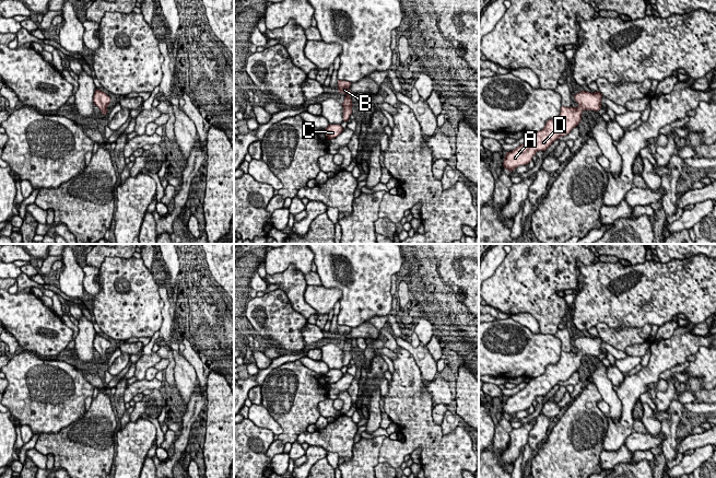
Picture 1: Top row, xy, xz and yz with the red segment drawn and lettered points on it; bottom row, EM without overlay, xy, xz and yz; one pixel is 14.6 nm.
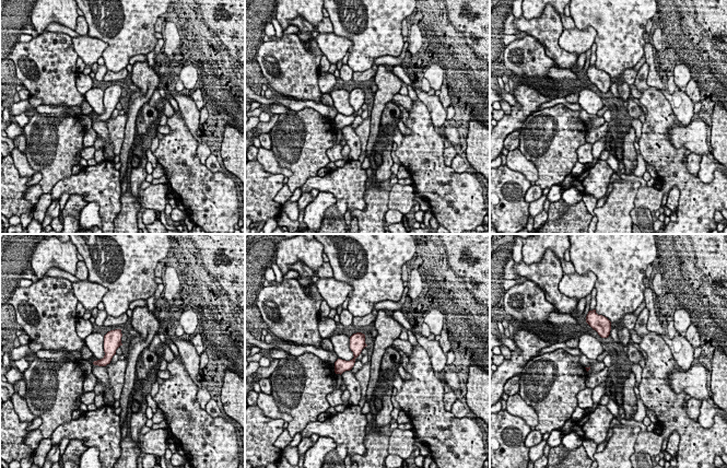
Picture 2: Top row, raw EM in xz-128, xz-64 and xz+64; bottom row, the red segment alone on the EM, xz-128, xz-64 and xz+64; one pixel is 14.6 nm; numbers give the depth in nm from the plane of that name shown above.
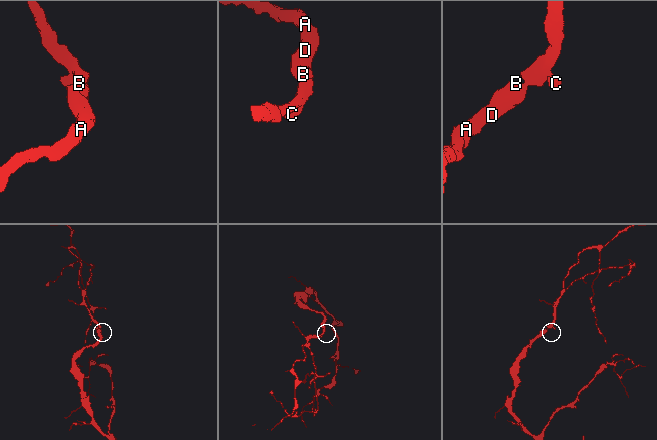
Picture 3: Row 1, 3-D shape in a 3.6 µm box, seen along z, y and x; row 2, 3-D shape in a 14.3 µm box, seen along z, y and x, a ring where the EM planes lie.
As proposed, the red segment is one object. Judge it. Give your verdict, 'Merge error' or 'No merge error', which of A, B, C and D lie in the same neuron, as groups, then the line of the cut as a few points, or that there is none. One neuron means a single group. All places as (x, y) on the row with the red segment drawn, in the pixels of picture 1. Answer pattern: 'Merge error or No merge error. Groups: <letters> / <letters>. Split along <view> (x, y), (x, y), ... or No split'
No merge error. Groups: A B C D. No split

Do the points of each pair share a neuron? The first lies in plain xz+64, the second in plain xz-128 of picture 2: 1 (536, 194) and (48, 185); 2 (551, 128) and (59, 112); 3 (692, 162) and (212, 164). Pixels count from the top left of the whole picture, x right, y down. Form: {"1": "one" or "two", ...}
{"1": "two", "2": "two", "3": "two"}

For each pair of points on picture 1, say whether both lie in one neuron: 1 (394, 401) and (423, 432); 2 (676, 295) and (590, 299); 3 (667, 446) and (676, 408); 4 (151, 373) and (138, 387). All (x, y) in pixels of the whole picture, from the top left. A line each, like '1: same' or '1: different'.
1: same
2: same
3: same
4: different

